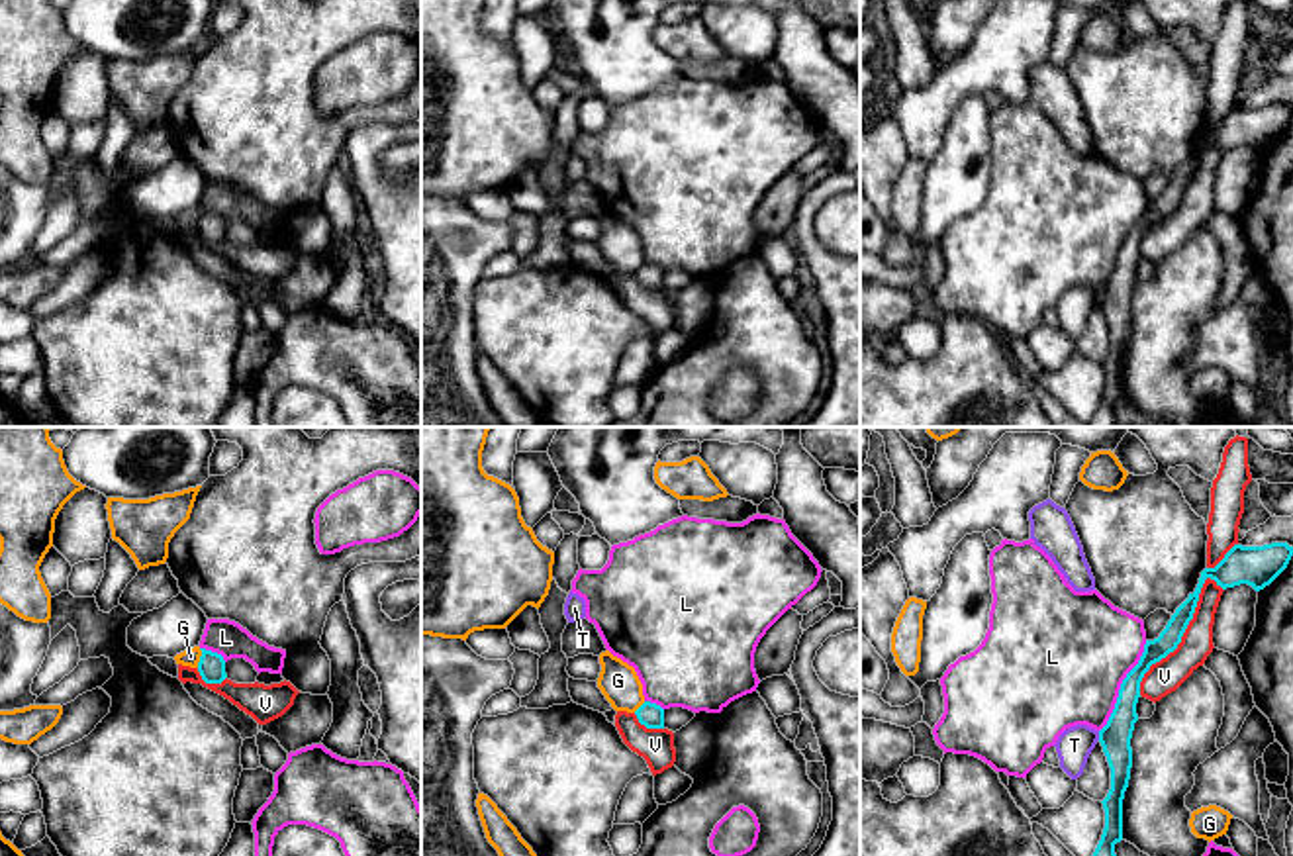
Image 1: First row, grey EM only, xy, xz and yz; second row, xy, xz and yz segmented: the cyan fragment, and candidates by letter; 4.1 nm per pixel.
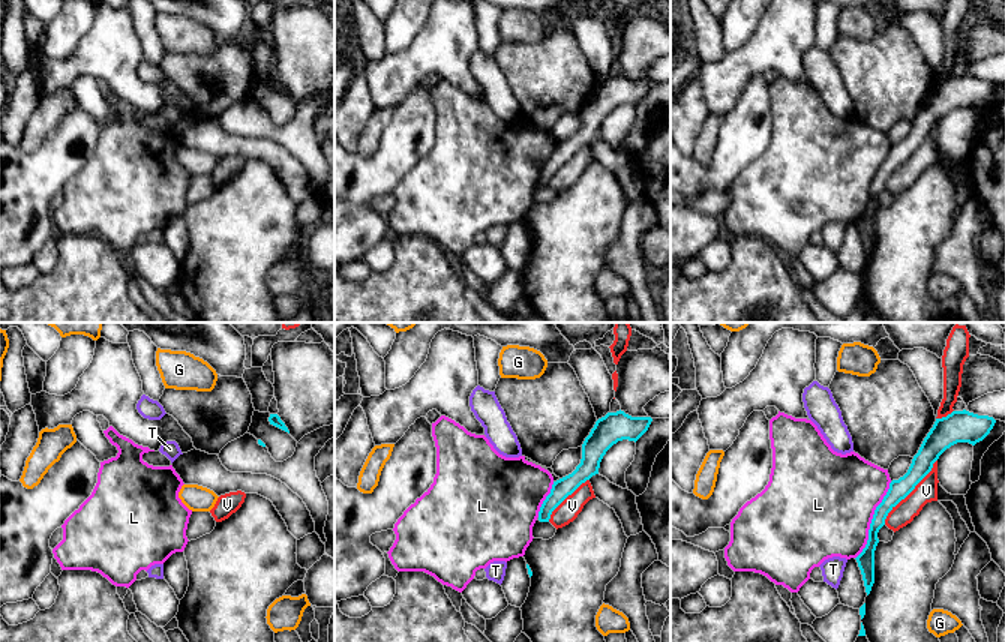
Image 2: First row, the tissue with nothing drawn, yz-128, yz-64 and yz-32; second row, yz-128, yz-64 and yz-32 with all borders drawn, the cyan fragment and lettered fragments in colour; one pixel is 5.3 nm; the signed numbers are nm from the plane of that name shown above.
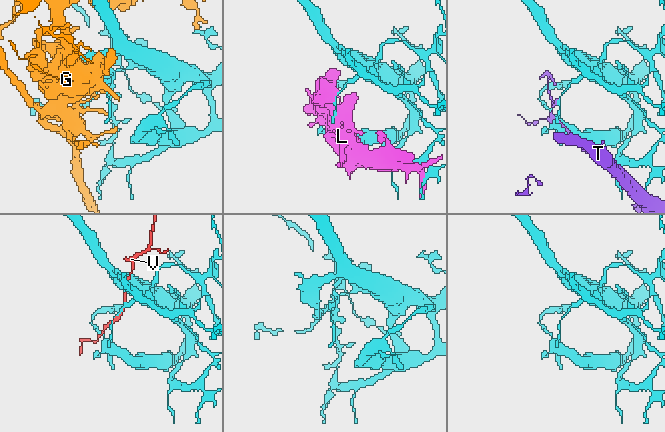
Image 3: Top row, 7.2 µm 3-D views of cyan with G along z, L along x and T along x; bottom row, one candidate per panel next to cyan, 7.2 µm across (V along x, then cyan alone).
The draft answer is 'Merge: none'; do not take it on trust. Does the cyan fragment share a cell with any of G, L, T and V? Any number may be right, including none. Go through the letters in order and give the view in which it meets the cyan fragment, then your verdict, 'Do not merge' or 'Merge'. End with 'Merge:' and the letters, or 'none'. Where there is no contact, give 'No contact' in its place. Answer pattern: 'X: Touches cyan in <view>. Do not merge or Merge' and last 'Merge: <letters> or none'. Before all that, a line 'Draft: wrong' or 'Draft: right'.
Draft: right
G: Touches cyan in xy. Do not merge
L: Touches cyan in yz. Do not merge
T: Touches cyan in yz. Do not merge
V: Touches cyan in yz. Do not merge
Merge: none

